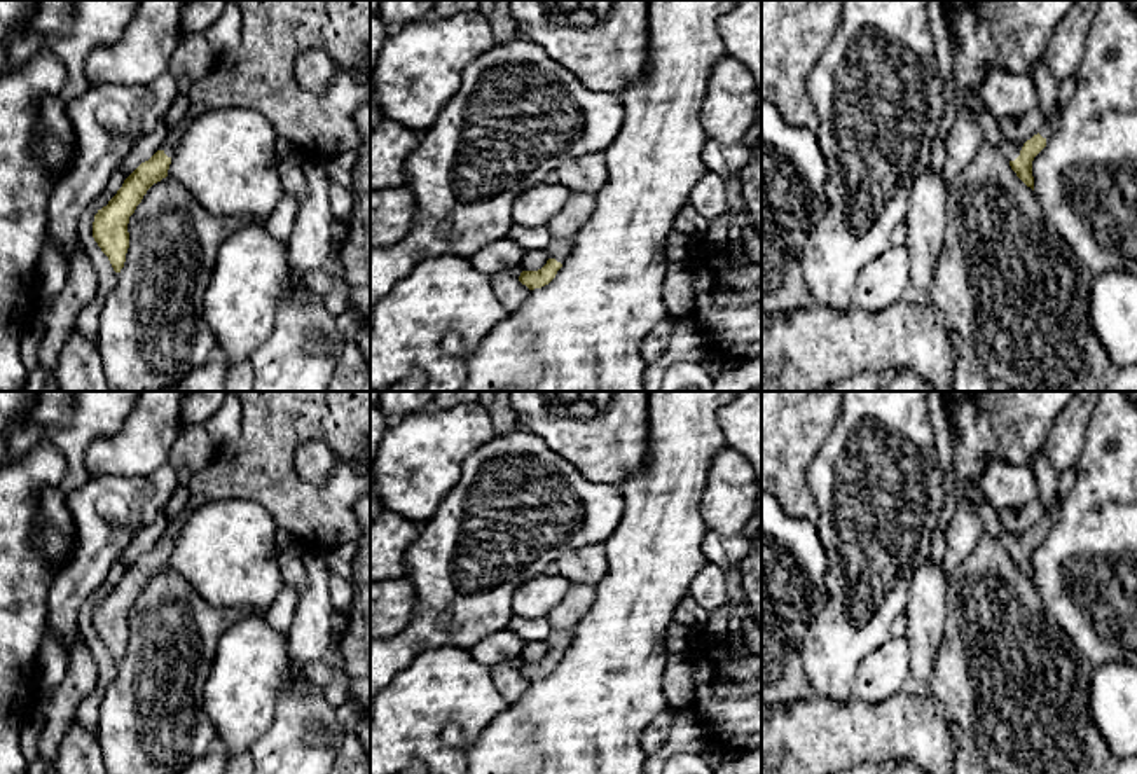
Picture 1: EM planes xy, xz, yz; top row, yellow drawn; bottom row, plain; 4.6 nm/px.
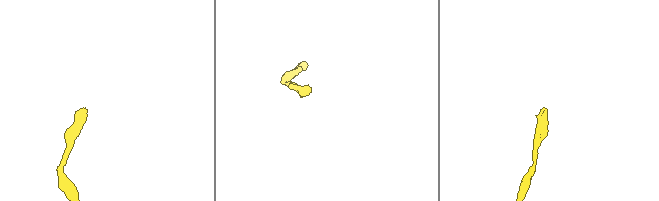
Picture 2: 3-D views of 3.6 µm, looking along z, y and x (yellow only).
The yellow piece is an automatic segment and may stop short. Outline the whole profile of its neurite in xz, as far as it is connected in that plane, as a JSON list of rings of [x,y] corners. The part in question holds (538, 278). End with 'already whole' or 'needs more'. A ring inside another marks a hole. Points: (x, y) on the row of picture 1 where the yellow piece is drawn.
[[[575,238],[552,239],[545,248],[548,255],[547,264],[538,271],[522,271],[519,281],[529,290],[548,285],[562,267],[564,260],[569,257],[573,245]]] | needs more

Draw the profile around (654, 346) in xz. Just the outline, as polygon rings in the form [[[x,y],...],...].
[[[671,314],[660,321],[643,341],[641,344],[641,356],[644,363],[651,363],[664,356],[671,344],[671,334],[674,327],[676,318]]]

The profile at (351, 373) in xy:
[[[346,337],[328,391],[370,391],[370,367],[353,337]]]

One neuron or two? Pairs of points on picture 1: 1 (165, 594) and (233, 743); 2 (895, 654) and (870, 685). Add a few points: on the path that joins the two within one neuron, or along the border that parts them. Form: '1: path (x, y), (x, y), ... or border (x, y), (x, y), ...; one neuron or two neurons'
1: border (219, 643), (203, 689), (203, 708), (212, 722); two neurons
2: path (891, 661), (877, 678); one neuron

